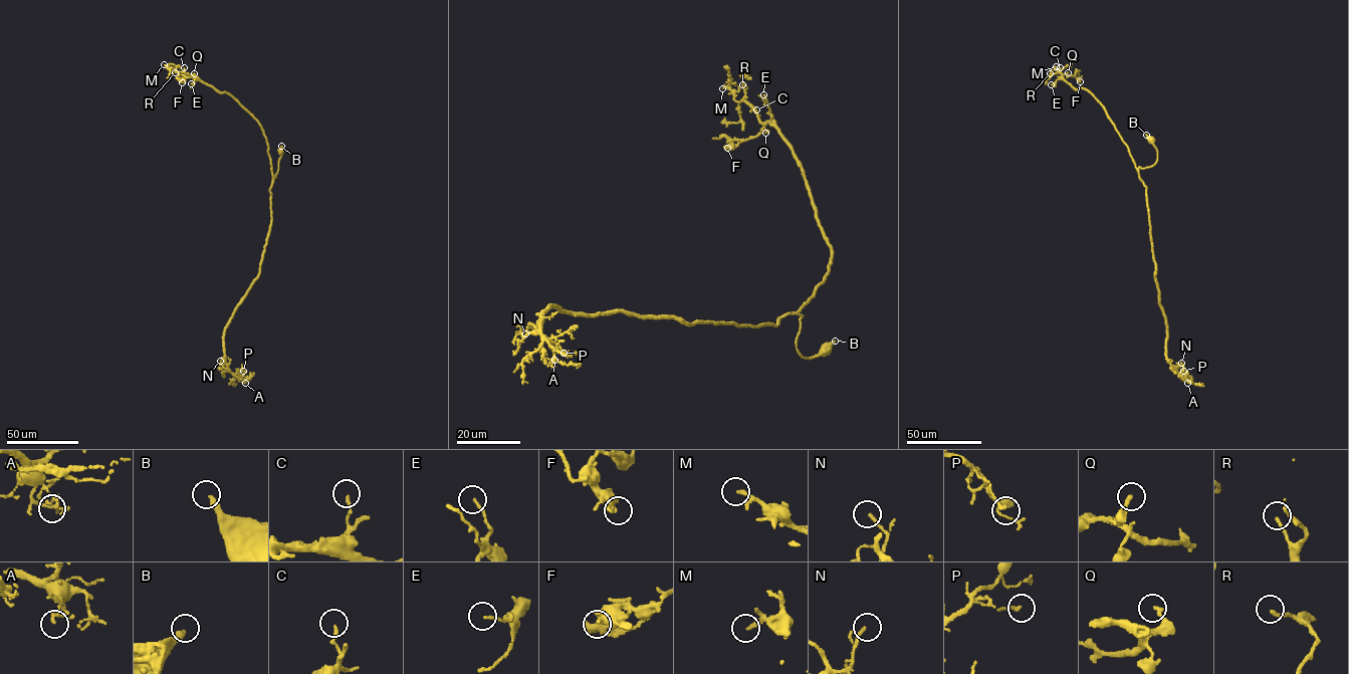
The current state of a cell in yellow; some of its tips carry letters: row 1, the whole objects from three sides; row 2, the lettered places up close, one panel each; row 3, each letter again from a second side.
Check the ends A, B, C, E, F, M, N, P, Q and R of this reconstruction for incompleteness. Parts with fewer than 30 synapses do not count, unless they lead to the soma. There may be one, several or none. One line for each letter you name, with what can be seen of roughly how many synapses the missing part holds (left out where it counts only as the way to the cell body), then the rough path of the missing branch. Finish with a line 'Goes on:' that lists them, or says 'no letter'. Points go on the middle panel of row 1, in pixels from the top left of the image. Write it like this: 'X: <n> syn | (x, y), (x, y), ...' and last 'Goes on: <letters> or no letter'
M: 35 syn | (722, 88), (708, 90), (700, 83)
Goes on: M

